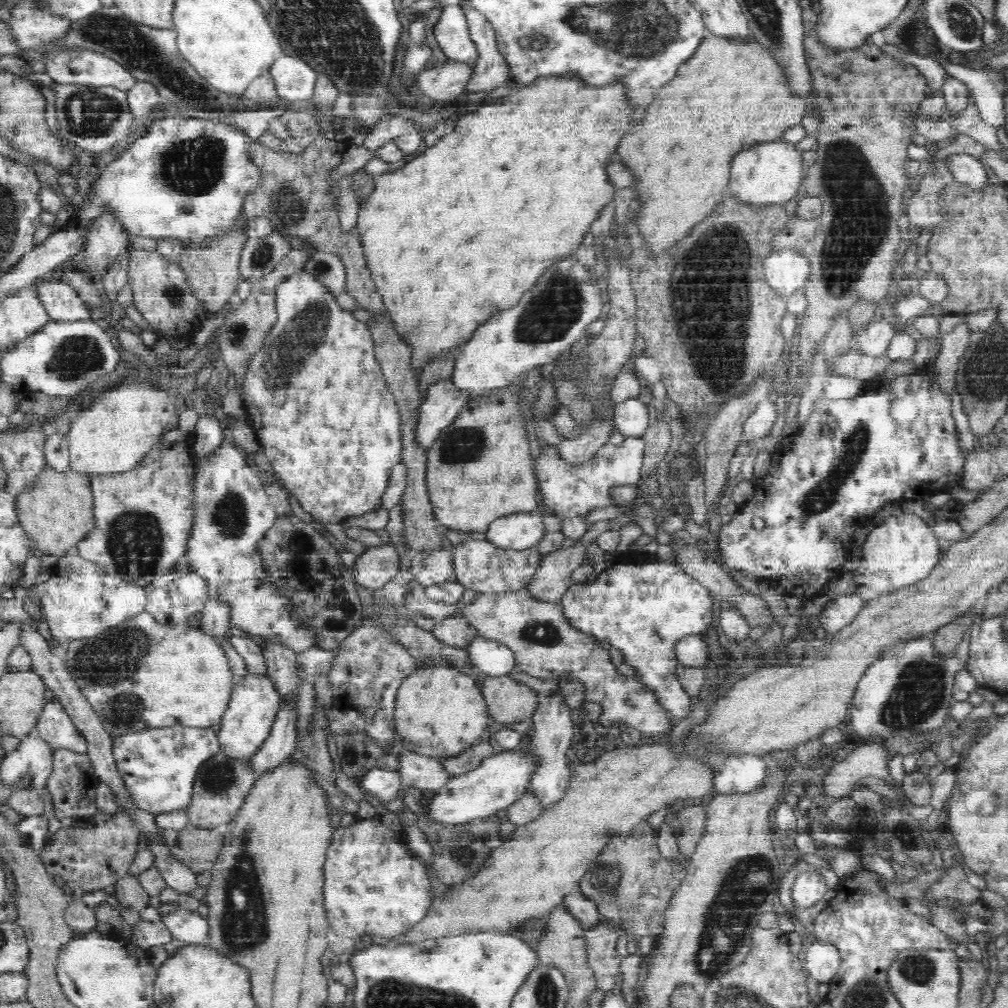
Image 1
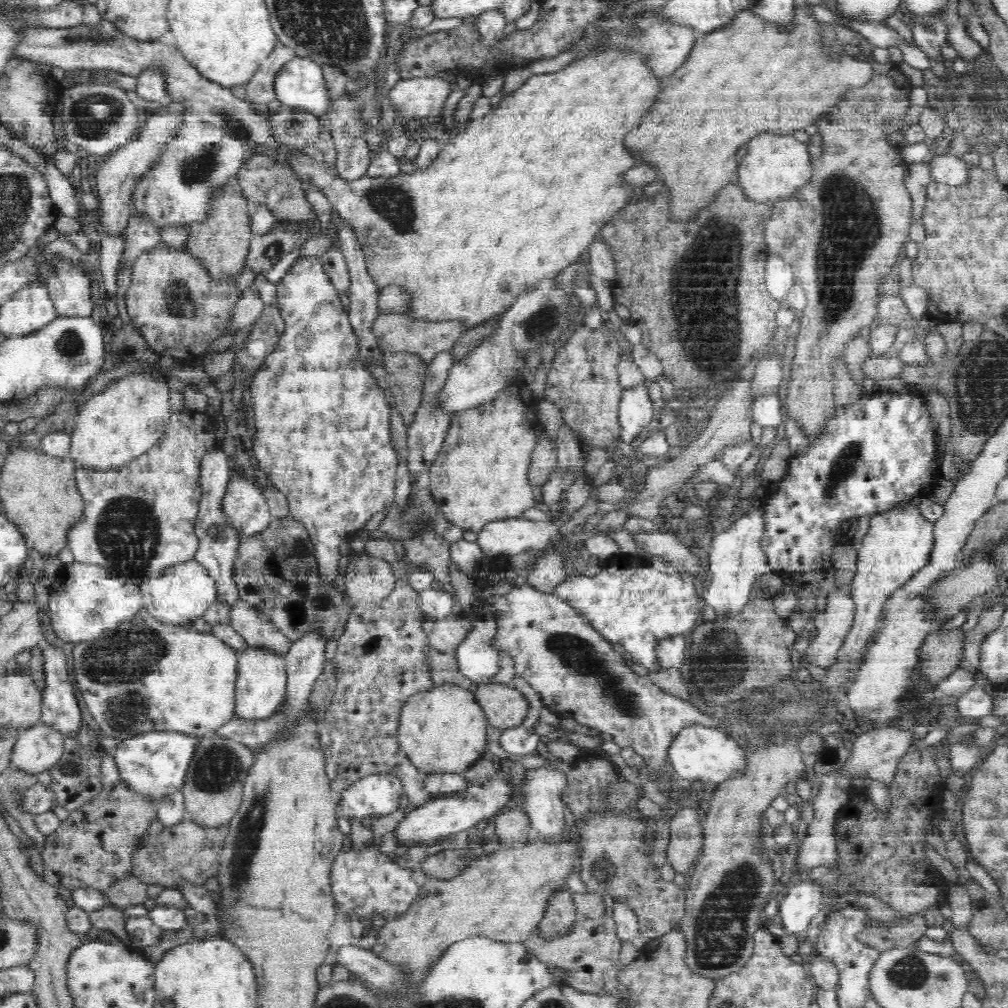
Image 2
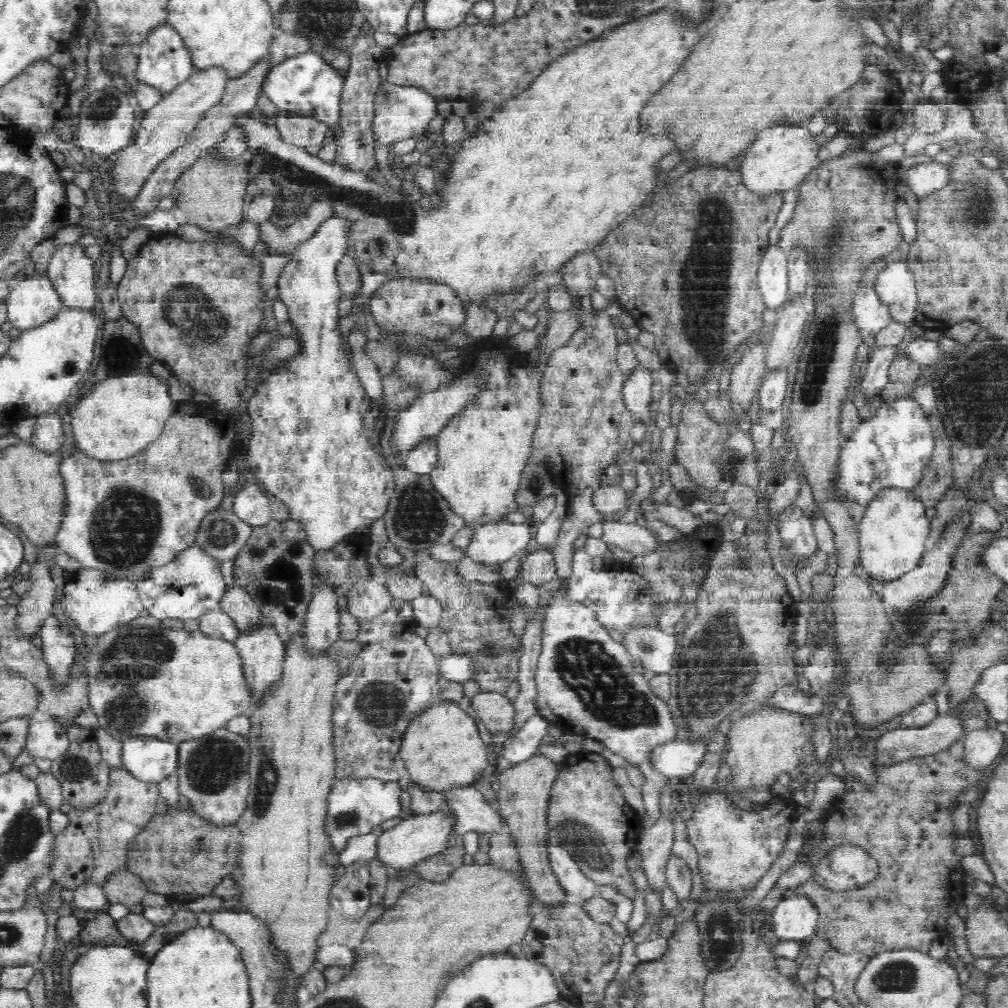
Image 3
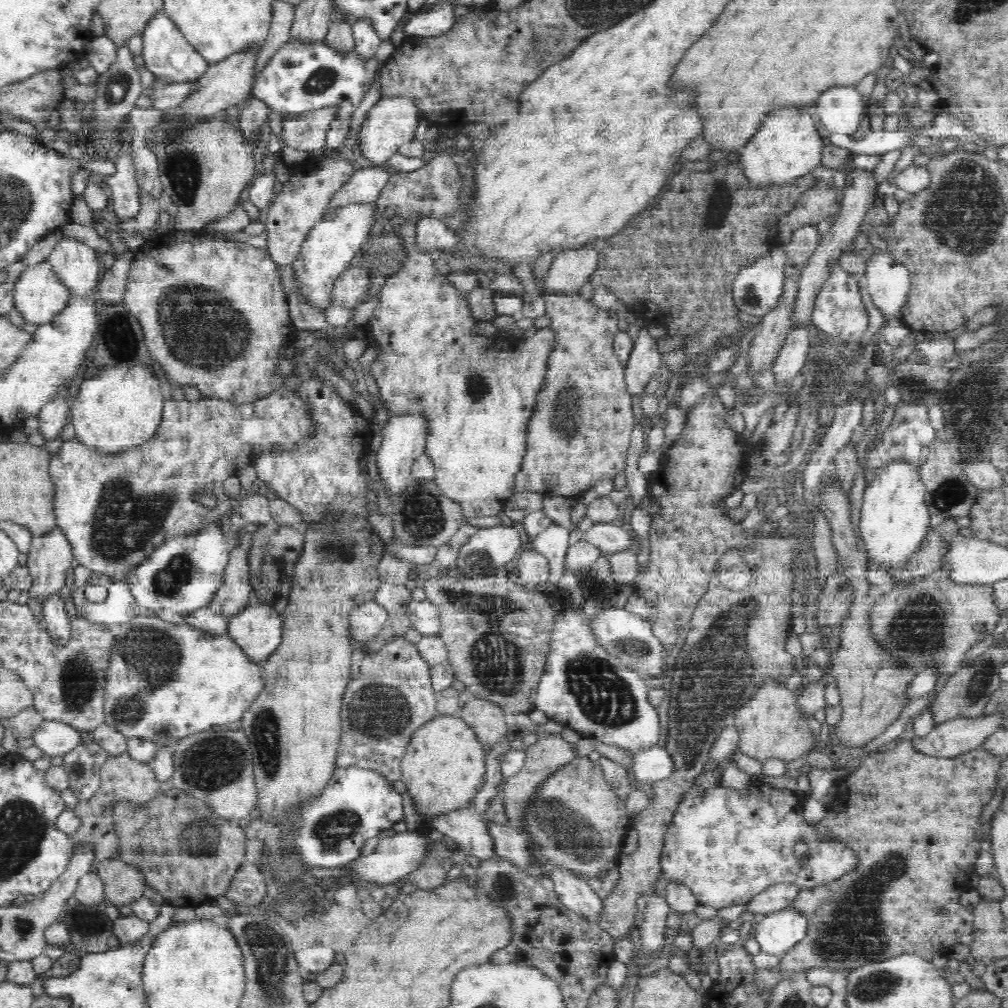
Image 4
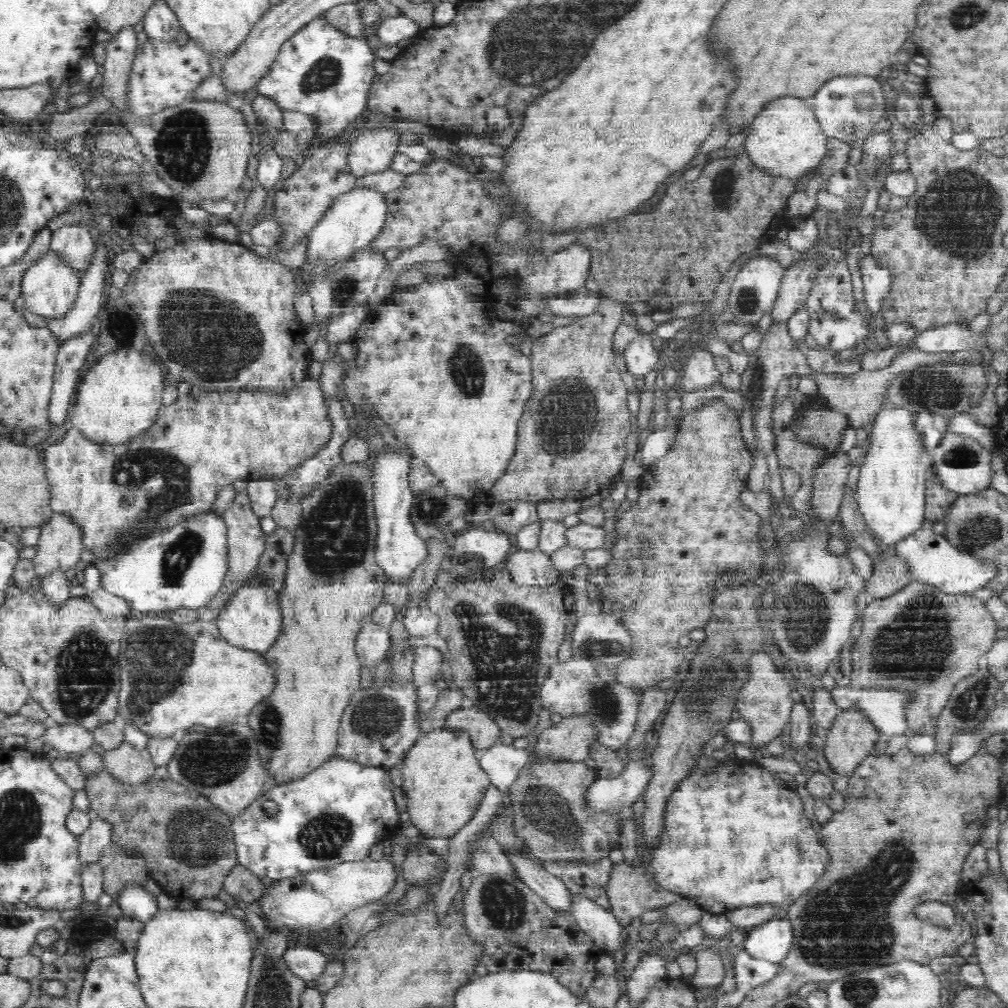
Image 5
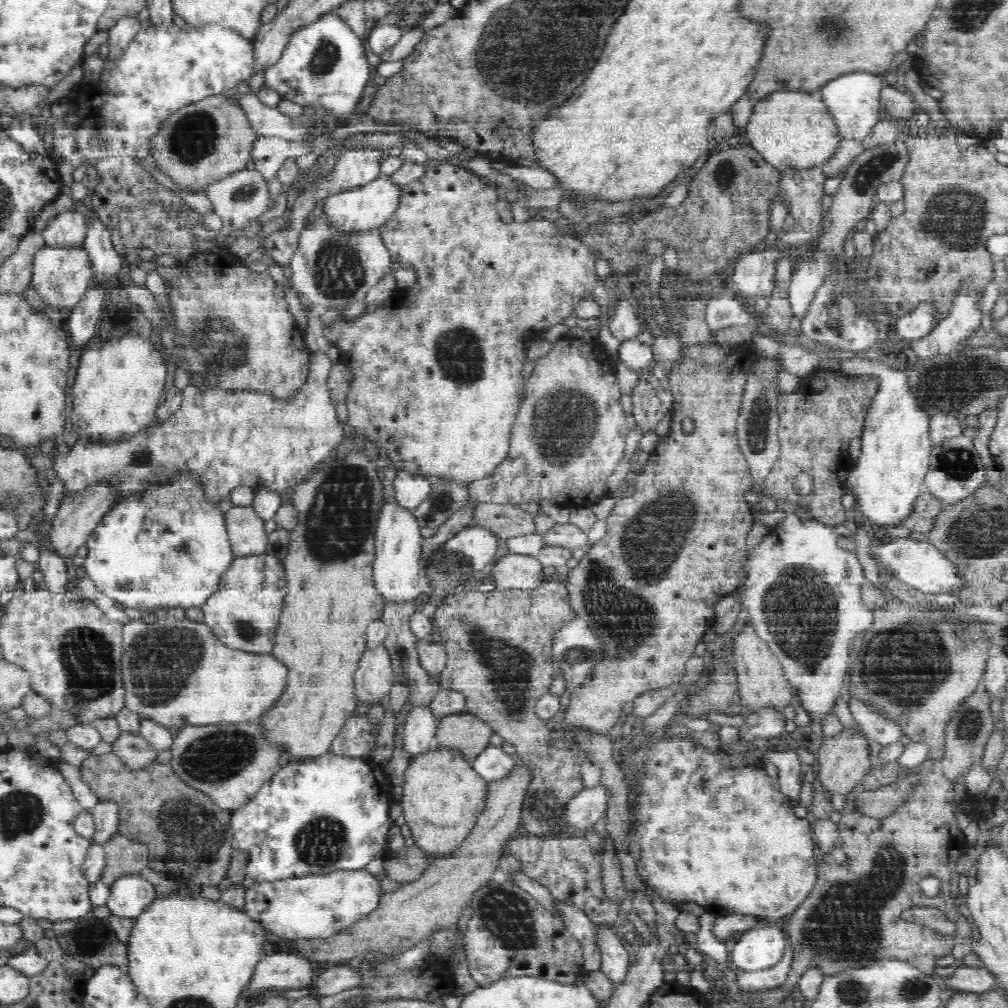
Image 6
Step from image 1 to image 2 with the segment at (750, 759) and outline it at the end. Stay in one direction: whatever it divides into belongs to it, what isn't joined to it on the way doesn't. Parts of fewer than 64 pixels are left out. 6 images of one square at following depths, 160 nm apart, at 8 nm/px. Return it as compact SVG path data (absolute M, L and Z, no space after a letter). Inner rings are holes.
M638 564L638 566L607 565L600 574L594 578L583 575L576 576L568 582L556 587L553 592L582 616L582 620L588 623L588 627L599 632L607 641L612 644L619 642L624 650L630 652L634 663L641 664L648 669L649 674L660 672L663 666L660 664L657 646L661 640L669 639L693 630L696 622L701 620L700 597L701 590L698 590L696 578L684 572L658 572L652 564ZM689 723L677 734L668 751L669 760L675 769L675 777L691 782L725 782L740 778L749 769L747 749L740 747L728 733L716 728L707 728L698 723Z

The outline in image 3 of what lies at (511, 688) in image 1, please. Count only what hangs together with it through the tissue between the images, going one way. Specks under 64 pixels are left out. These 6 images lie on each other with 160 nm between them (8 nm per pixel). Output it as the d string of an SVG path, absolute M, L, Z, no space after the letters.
M481 690L471 698L470 707L490 733L510 732L516 726L515 705L504 693Z

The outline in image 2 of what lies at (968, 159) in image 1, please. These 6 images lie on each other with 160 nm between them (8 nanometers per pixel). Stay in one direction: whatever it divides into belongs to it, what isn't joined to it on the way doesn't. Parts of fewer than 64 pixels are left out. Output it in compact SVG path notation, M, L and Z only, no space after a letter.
M946 153L932 157L928 163L930 166L931 180L942 182L953 187L965 185L971 177L972 166L968 165L960 156Z

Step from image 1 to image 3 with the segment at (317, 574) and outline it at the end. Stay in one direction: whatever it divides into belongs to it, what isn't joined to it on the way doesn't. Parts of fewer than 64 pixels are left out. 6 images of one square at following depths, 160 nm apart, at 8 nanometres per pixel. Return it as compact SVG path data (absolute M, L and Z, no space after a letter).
M271 519L264 526L253 527L249 541L234 561L234 584L250 594L252 600L262 610L266 624L272 627L280 640L286 644L300 636L303 630L309 602L316 586L316 553L308 542L301 522L292 519L284 521Z

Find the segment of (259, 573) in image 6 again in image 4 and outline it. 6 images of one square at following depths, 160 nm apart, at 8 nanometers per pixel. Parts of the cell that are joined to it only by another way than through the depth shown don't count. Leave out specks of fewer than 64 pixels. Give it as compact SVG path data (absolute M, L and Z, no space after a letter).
M256 603L231 617L229 636L248 661L260 665L278 650L283 620L272 607Z

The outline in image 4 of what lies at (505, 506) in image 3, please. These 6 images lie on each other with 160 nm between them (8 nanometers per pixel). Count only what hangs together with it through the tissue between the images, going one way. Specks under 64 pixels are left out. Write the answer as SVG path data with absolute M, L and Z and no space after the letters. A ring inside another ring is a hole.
M590 246L561 251L545 278L544 288L558 293L578 294L580 287L592 280L599 262L598 250ZM414 248L410 252L410 260L406 261L406 267L400 272L388 277L379 294L379 302L375 307L373 316L369 318L366 327L368 330L367 341L379 346L377 357L367 370L370 370L377 381L379 392L381 393L380 397L385 398L385 400L390 400L389 403L391 404L391 410L393 410L394 415L425 412L425 414L431 416L429 418L430 436L428 436L425 454L432 459L435 465L435 476L433 480L438 486L438 489L440 489L441 494L444 494L444 496L450 498L462 508L462 513L465 518L503 515L506 512L505 504L508 498L514 494L513 489L514 484L516 484L516 476L520 472L526 456L528 438L526 434L528 434L528 426L534 414L539 392L546 380L549 360L555 347L555 330L551 325L539 328L532 337L525 339L520 344L516 344L516 340L512 342L512 340L504 338L502 340L502 348L496 348L496 342L492 341L493 338L471 334L472 328L477 320L472 316L469 302L460 294L458 289L454 288L449 278L446 275L442 275L436 269L434 261L432 262L432 257L430 258L430 252L426 250L424 252L424 249L418 250L418 248Z

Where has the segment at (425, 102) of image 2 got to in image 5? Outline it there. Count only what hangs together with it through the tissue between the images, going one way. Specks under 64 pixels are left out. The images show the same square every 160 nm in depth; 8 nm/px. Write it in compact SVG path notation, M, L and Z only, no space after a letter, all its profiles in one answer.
M392 127L358 131L358 138L350 144L347 158L349 171L358 179L390 169L399 147L400 134Z

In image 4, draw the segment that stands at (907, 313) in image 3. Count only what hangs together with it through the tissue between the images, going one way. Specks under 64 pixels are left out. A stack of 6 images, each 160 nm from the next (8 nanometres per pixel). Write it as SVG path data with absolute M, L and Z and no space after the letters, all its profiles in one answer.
M889 250L874 252L866 263L865 280L866 290L870 294L873 304L881 311L884 321L879 330L882 330L892 319L900 319L903 308L909 301L911 291L911 271L899 263Z

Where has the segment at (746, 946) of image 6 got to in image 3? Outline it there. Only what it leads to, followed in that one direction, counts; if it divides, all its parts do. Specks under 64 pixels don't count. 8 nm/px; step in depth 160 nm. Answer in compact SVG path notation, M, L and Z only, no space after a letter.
M791 890L774 906L771 936L777 940L808 940L818 931L819 911L807 895Z

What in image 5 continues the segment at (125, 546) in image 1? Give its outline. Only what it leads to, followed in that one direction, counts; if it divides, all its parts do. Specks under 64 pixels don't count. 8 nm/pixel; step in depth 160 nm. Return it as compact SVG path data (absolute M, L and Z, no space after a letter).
M305 378L302 382L298 382L294 388L291 388L286 394L268 393L268 391L238 391L229 393L219 392L202 392L197 398L194 396L184 396L178 398L174 404L170 406L162 406L159 410L156 422L152 427L142 432L142 436L134 437L132 442L128 444L118 444L111 446L110 444L100 444L87 440L77 428L70 428L63 440L57 442L54 446L48 446L45 450L44 464L46 468L47 482L52 488L52 511L60 516L70 516L72 521L78 525L78 531L82 531L82 547L84 551L88 550L94 554L94 562L96 559L105 559L118 551L123 551L126 545L150 534L152 530L160 528L164 530L177 524L185 523L186 520L194 517L194 514L204 514L211 512L211 507L216 501L218 492L224 486L232 485L238 480L283 480L291 469L298 469L303 461L309 460L311 456L316 455L328 441L331 440L332 423L328 419L328 407L326 407L326 397L320 389L319 380Z

